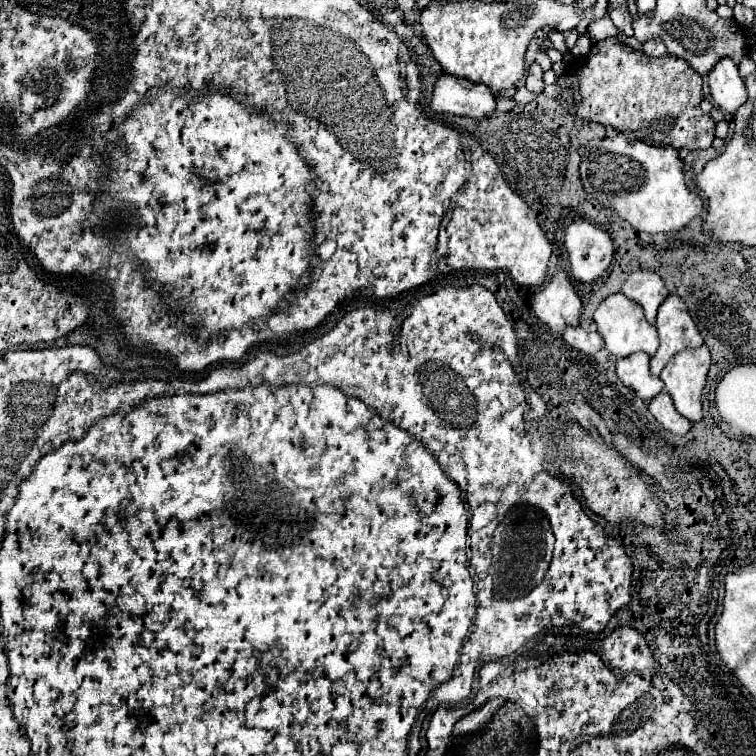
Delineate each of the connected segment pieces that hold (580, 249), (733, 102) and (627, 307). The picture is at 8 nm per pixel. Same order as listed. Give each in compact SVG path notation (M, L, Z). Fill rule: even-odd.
M575 220L567 226L565 250L569 254L571 276L577 282L597 280L613 258L611 236L585 220Z
M721 58L707 74L711 96L725 114L735 114L737 108L747 100L743 78L739 76L737 64L731 58Z
M621 292L607 296L595 310L593 320L597 324L599 336L605 340L605 348L617 358L625 358L635 352L645 352L645 354L653 356L659 348L659 338L657 338L655 326L649 326L649 322L645 322L641 306L637 306L633 300L625 298Z

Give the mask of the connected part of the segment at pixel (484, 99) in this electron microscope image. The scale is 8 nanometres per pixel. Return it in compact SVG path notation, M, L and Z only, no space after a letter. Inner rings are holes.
M441 74L435 82L431 108L467 118L485 118L495 110L495 96L485 84L465 80L461 76Z

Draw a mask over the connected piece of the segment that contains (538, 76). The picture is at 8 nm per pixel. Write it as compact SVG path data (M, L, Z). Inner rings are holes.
M533 62L531 66L529 66L529 70L527 70L527 76L525 76L525 86L527 86L527 90L531 90L531 92L535 92L535 94L539 94L539 92L543 92L543 70L541 70L541 66L537 64L537 62Z

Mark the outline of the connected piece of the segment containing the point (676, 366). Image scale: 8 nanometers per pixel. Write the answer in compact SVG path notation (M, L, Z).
M703 344L697 350L683 350L677 354L677 358L671 358L671 362L659 374L665 384L665 392L669 392L673 398L677 412L689 418L693 424L703 418L701 390L705 386L709 364L709 350Z

